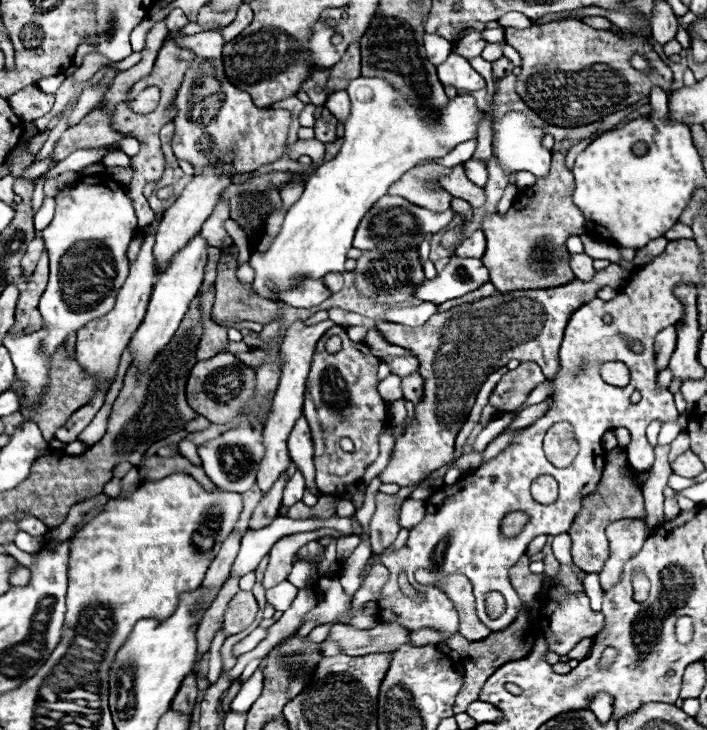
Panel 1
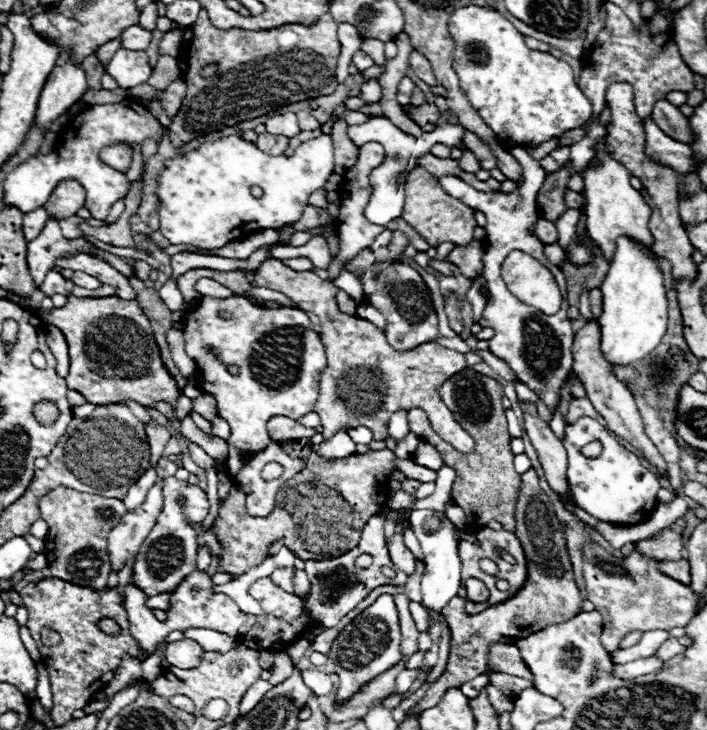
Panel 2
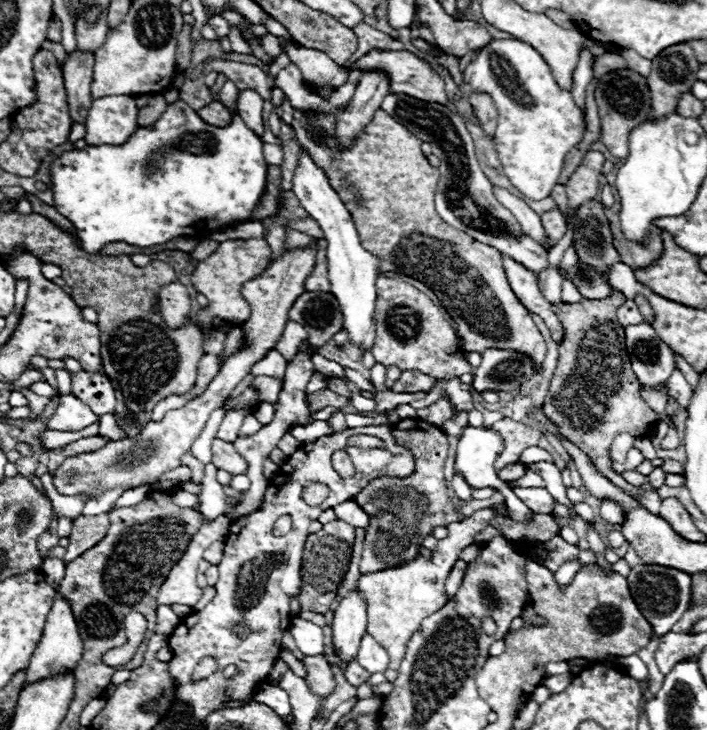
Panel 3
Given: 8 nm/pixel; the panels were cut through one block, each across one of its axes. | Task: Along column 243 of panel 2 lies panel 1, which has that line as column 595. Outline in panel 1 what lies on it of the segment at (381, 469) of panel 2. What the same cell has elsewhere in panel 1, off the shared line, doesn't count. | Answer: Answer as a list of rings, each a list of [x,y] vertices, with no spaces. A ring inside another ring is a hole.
[[[619,446],[606,454],[606,466],[602,482],[598,484],[598,492],[592,496],[584,496],[580,516],[574,520],[572,528],[568,530],[572,538],[572,558],[576,566],[580,566],[584,572],[598,574],[604,566],[604,562],[610,556],[610,544],[608,538],[604,538],[604,530],[610,522],[622,520],[622,518],[634,518],[646,524],[646,510],[644,510],[644,498],[638,486],[632,482],[630,474],[625,471],[628,467],[627,453]]]

